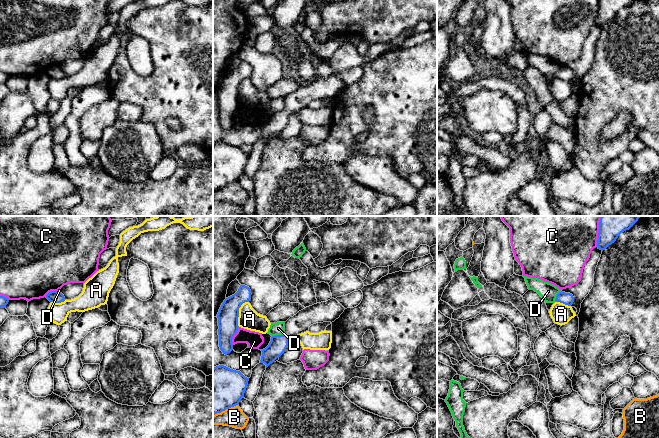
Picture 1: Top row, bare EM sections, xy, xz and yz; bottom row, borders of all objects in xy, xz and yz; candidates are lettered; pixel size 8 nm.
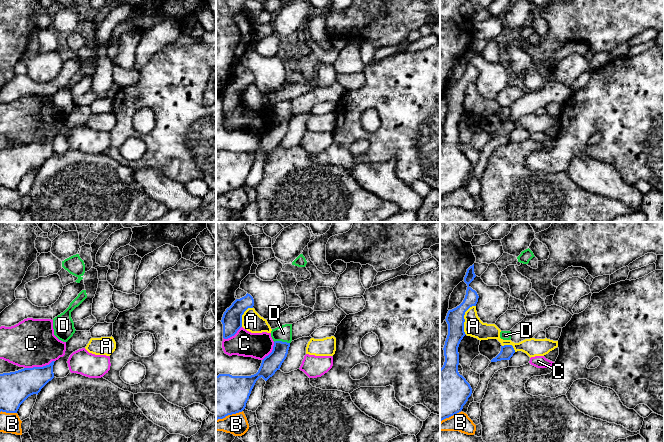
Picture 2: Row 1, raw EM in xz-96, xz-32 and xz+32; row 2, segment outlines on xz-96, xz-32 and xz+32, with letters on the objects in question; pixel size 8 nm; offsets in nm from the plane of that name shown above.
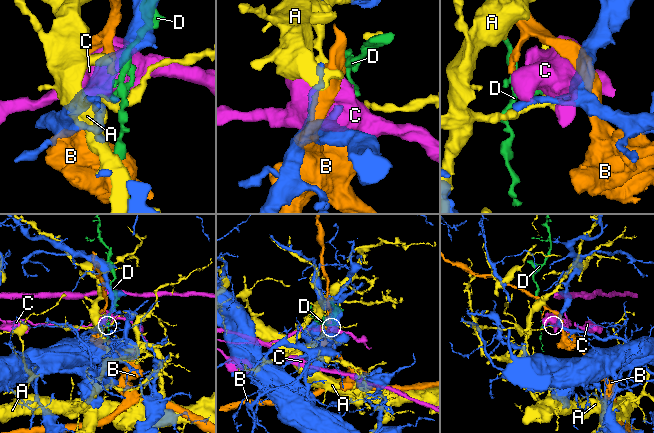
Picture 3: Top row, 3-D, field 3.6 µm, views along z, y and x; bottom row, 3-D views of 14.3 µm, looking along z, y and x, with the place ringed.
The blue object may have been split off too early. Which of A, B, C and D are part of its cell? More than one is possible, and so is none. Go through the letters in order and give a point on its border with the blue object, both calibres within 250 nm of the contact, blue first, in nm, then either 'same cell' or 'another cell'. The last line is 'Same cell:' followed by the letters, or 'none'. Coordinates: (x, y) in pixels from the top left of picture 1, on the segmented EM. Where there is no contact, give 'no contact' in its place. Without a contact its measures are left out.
A: meets blue in xz at (238, 312); 170 nm thick on the blue side, 170 nm on the other; another cell
B: meets blue in xz at (225, 409); 360 nm thick on the blue side, 160 nm on the other; another cell
C: meets blue in xz at (234, 334); 170 nm thick on the blue side, 130 nm on the other; another cell
D: meets blue in xz at (278, 335); 140 nm thick on the blue side, 100 nm on the other; another cell
Same cell: none

